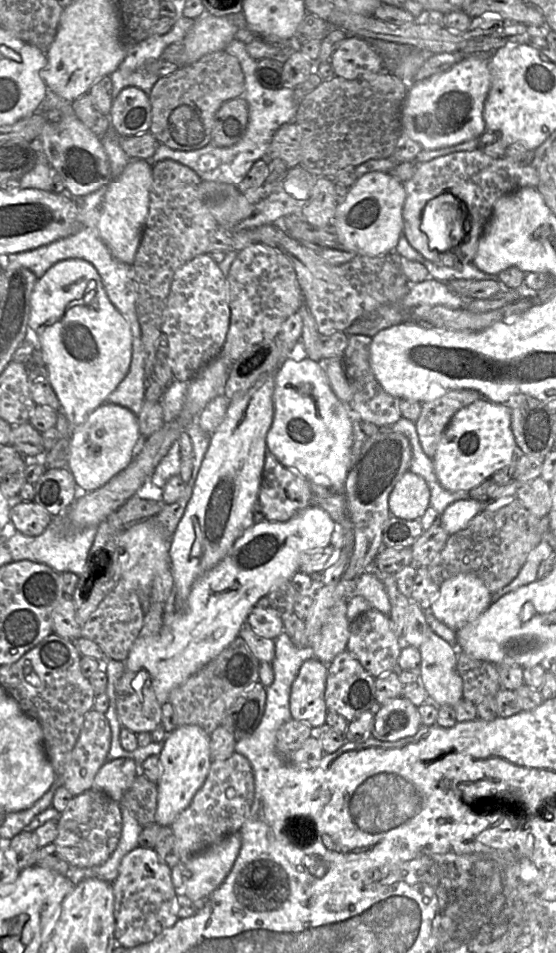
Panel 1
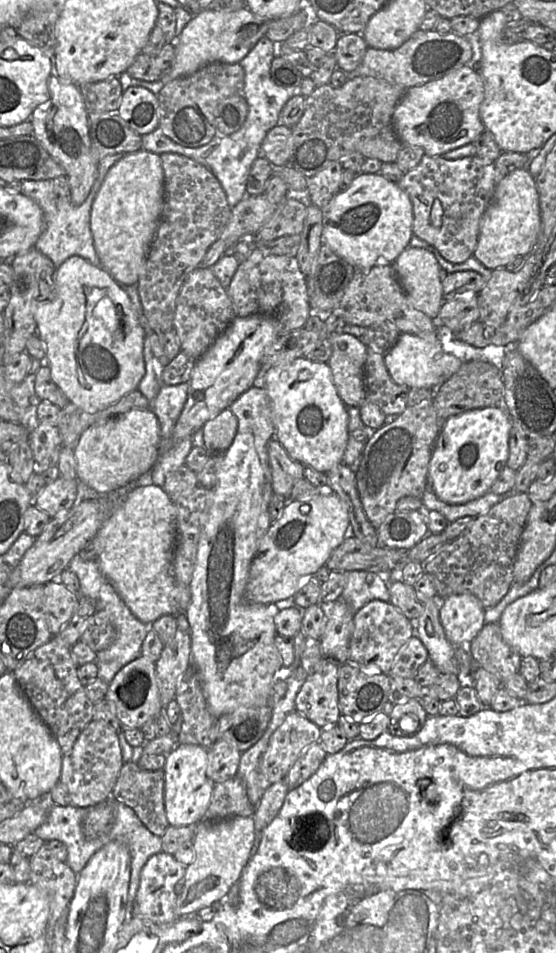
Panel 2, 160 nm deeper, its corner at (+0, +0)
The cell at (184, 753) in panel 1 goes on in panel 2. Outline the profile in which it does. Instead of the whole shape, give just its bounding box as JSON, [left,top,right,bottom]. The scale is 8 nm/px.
[163,744,214,826]

